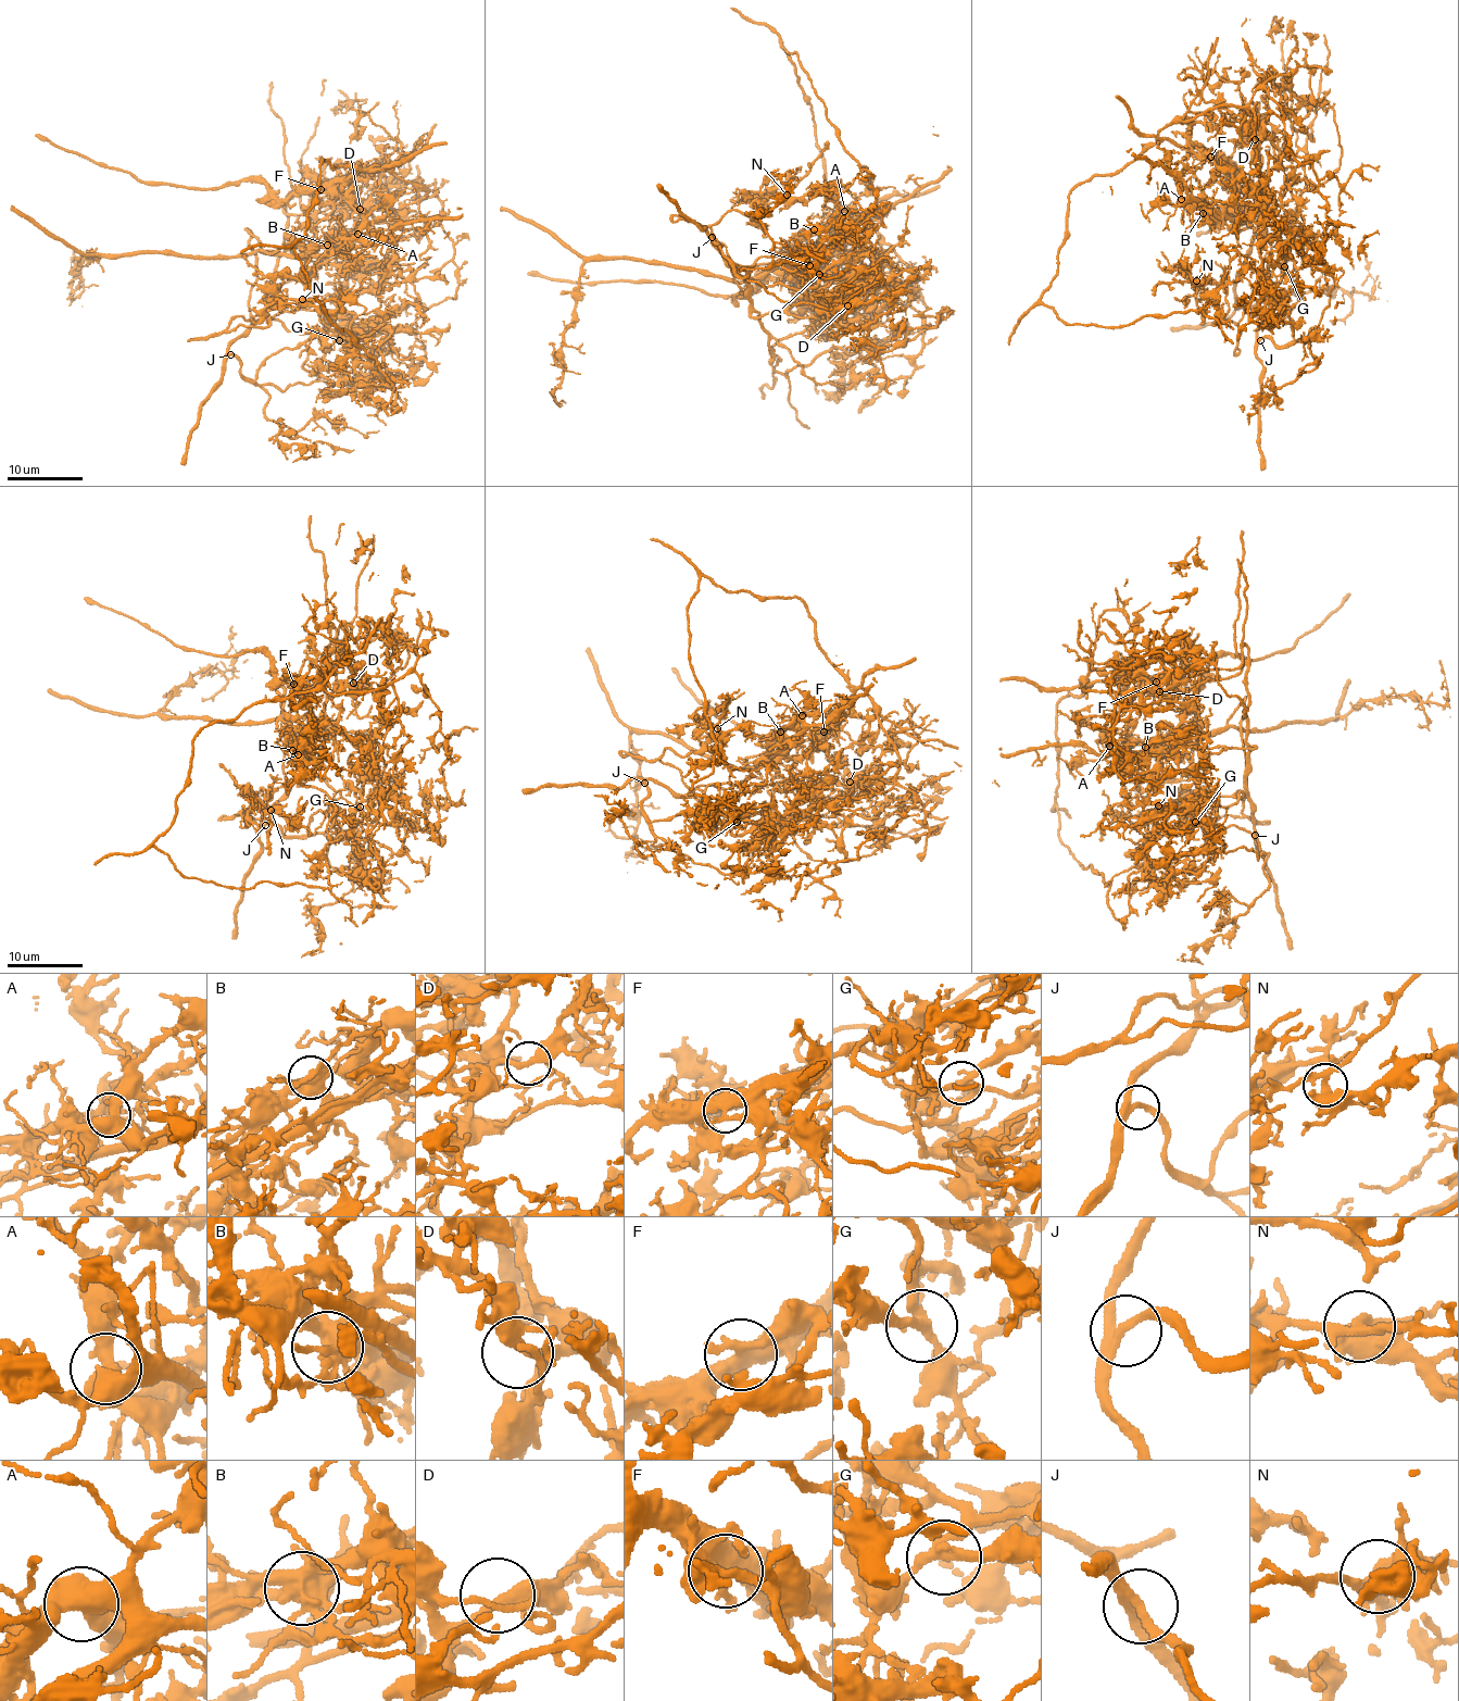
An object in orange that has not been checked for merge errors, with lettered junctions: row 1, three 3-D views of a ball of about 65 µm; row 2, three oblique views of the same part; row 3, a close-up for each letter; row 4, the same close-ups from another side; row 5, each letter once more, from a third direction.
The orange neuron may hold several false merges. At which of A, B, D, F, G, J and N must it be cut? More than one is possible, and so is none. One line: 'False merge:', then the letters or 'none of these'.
False merge: B, F, G

